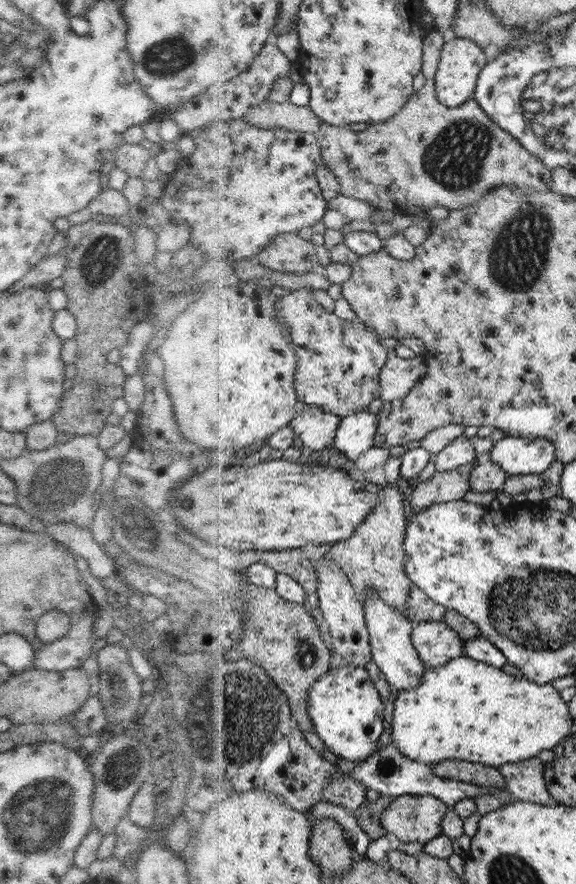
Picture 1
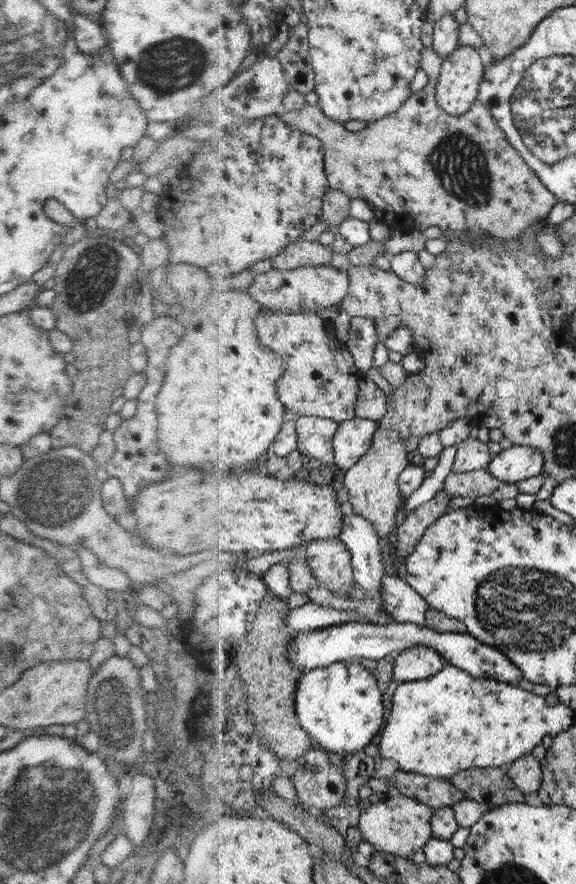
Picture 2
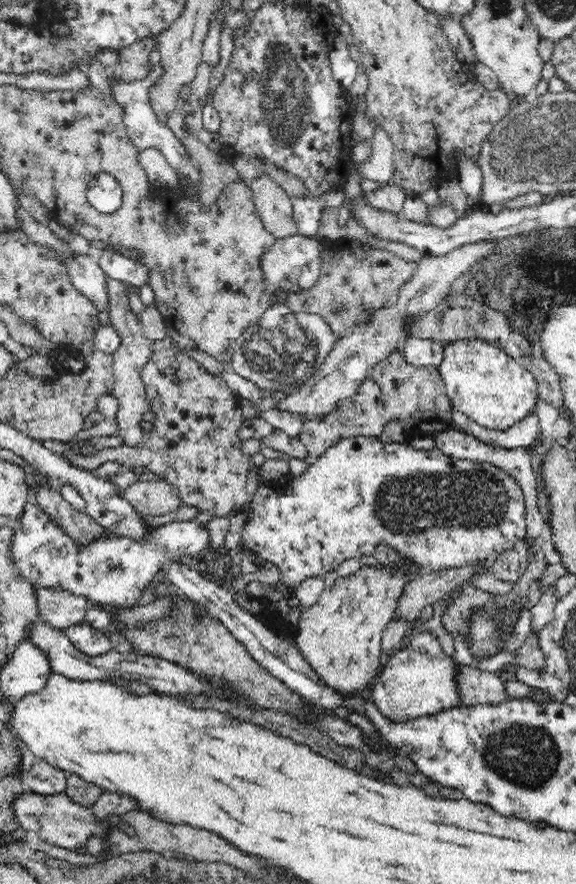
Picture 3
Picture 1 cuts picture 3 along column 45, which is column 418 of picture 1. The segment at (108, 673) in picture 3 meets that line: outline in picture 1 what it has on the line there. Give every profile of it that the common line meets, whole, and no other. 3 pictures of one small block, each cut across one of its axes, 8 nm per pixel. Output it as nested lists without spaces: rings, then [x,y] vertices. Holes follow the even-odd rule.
[[[445,620],[424,621],[416,625],[413,641],[428,669],[447,665],[464,654],[462,635]]]

